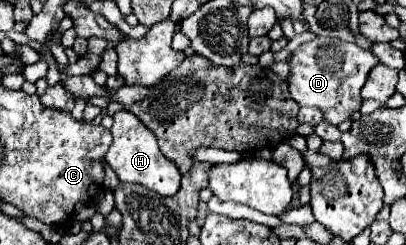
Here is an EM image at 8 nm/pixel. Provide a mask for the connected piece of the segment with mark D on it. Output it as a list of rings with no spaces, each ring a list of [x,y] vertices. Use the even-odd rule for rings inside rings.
[[[315,36],[311,42],[301,44],[289,56],[289,92],[299,106],[317,106],[323,112],[323,120],[331,124],[341,124],[351,118],[361,108],[361,88],[367,80],[371,68],[379,64],[371,50],[363,50],[353,42],[343,42],[339,38]]]

